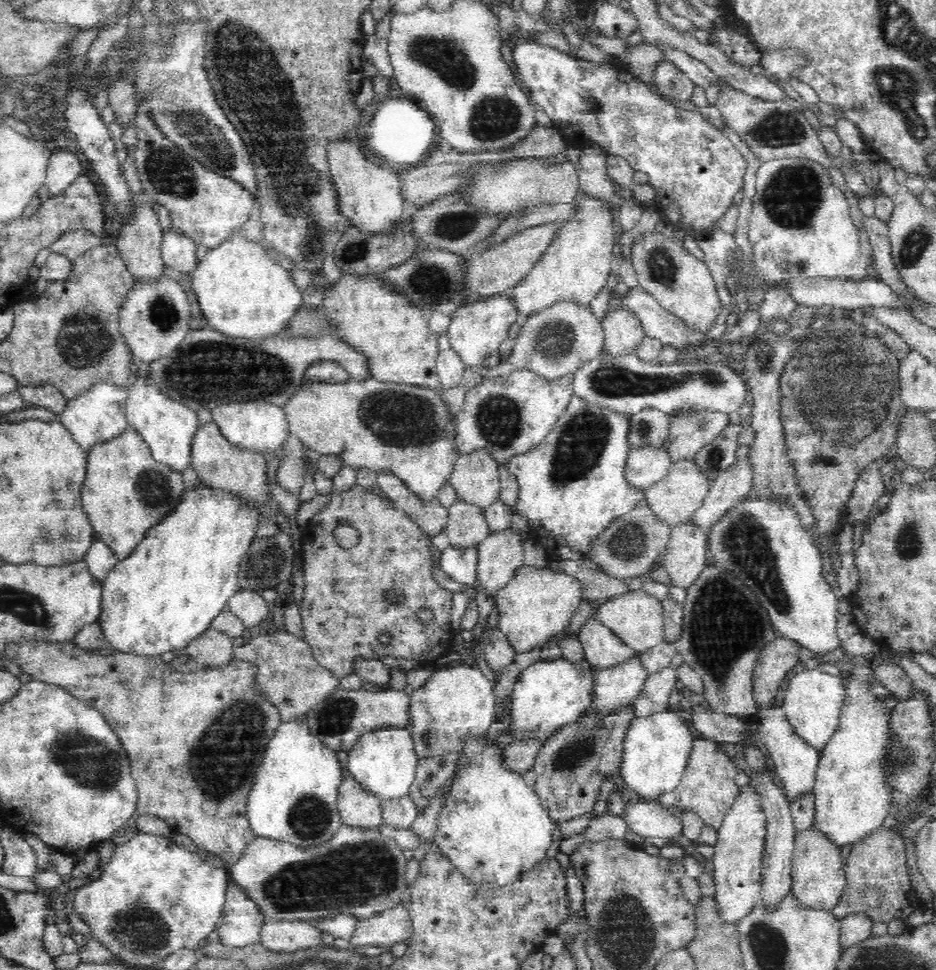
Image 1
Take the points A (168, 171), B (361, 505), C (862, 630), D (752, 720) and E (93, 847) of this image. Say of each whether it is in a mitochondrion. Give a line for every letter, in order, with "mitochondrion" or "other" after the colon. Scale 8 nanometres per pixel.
A: mitochondrion
B: other
C: other
D: other
E: other

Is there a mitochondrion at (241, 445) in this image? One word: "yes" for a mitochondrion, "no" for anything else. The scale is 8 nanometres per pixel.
no

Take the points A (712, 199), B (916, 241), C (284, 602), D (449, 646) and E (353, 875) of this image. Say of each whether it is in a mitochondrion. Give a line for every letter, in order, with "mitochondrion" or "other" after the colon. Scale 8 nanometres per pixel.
A: other
B: mitochondrion
C: other
D: other
E: mitochondrion

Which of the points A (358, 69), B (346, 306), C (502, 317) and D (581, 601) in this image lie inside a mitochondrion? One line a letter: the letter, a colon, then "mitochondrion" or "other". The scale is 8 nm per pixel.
A: other
B: other
C: other
D: other

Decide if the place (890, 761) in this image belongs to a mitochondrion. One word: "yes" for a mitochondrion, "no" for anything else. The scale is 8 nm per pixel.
no

